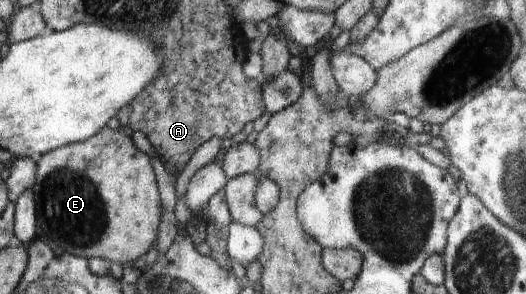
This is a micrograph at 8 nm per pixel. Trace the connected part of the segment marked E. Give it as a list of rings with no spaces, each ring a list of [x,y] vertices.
[[[103,127],[96,136],[92,136],[85,142],[76,142],[56,148],[49,153],[42,154],[41,159],[36,162],[36,177],[32,184],[33,194],[35,196],[35,210],[37,211],[37,226],[41,228],[43,236],[53,240],[61,250],[69,252],[69,254],[77,254],[77,256],[85,256],[86,259],[93,257],[107,259],[118,269],[123,265],[138,260],[143,254],[157,241],[157,231],[161,220],[161,198],[157,189],[157,180],[155,180],[155,172],[151,166],[150,156],[135,147],[131,136],[127,136],[118,129],[110,129]]]

